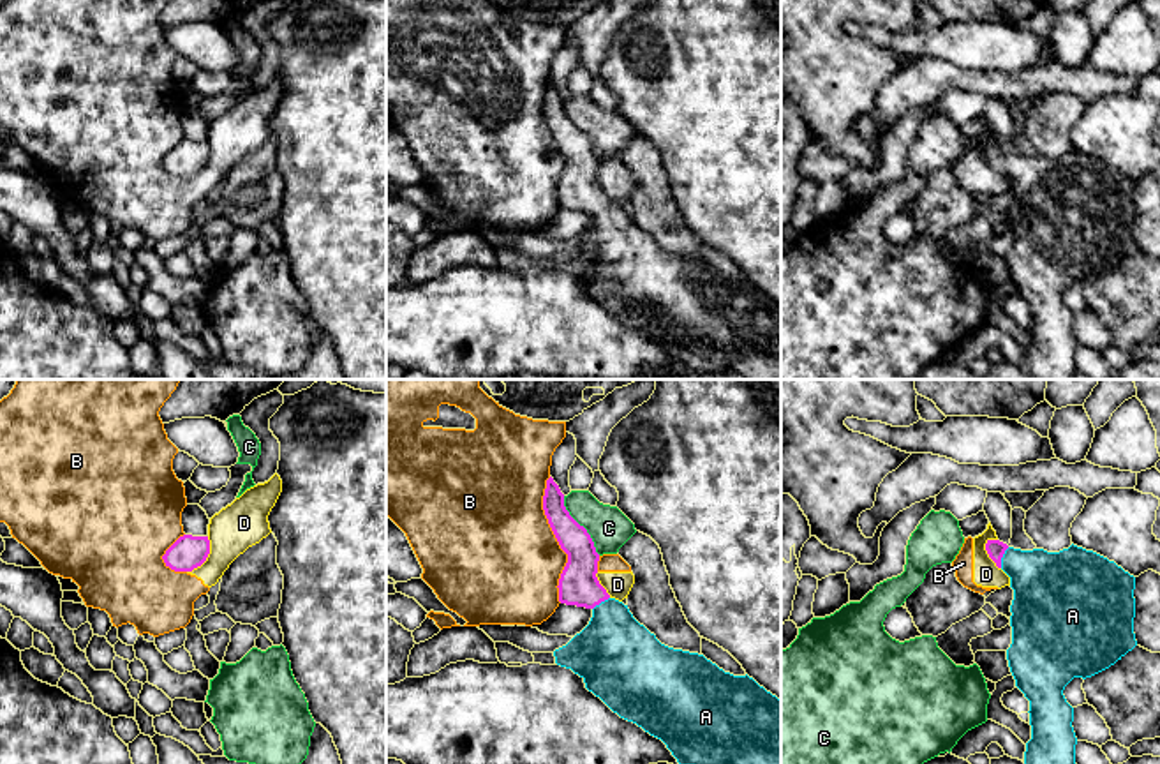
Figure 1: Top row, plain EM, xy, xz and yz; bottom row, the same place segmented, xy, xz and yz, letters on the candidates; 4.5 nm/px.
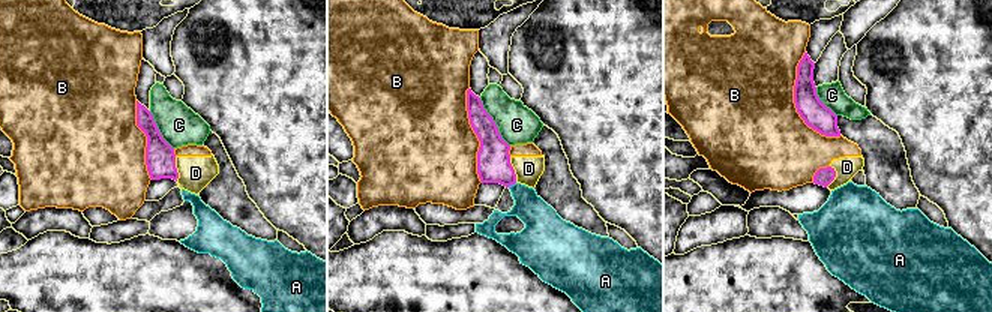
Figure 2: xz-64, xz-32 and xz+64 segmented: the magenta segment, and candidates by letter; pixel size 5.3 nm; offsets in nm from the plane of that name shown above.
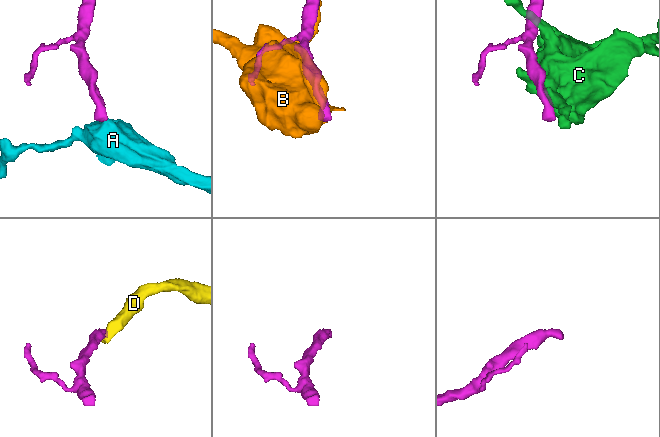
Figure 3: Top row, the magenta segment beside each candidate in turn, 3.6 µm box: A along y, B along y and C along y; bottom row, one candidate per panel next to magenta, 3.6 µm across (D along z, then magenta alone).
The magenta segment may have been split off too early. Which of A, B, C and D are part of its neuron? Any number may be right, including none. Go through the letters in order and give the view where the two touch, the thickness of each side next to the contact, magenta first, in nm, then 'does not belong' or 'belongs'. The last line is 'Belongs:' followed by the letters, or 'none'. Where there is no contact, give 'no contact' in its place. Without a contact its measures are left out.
A: yz | 80/320 nm | belongs
B: xz | 180/500 nm | does not belong
C: xz | 170/190 nm | does not belong
D: xy | 160/220 nm | does not belong
Belongs: A

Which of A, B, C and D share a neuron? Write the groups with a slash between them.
A / B D / C

